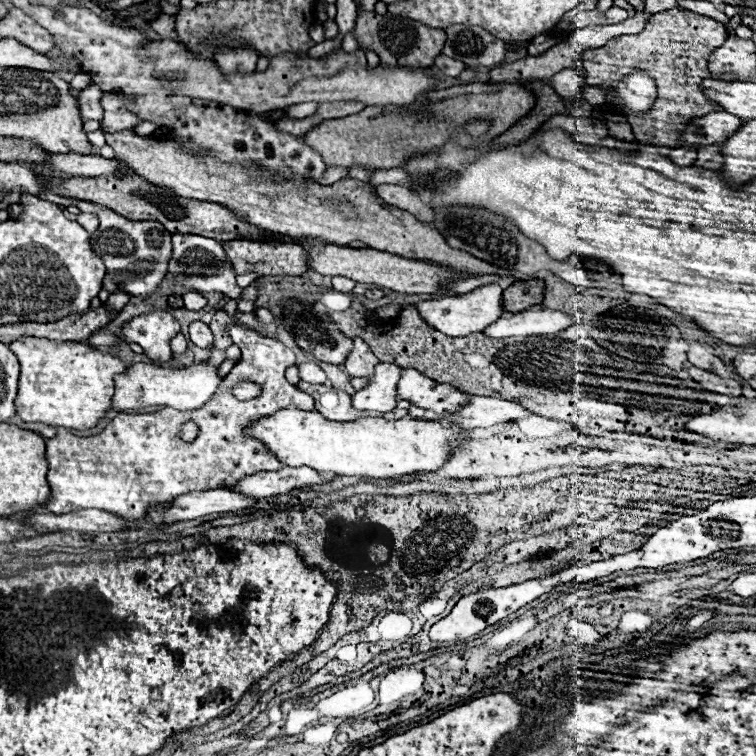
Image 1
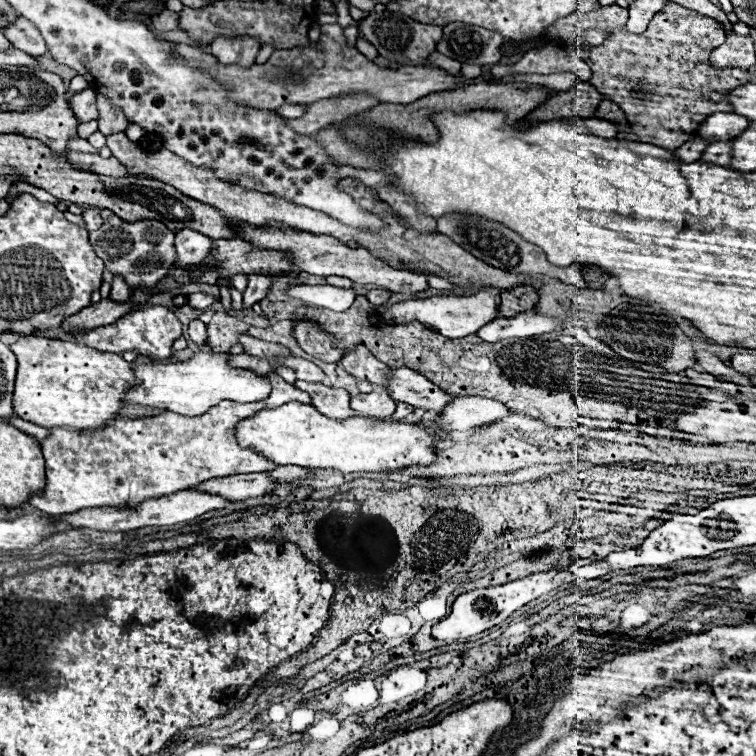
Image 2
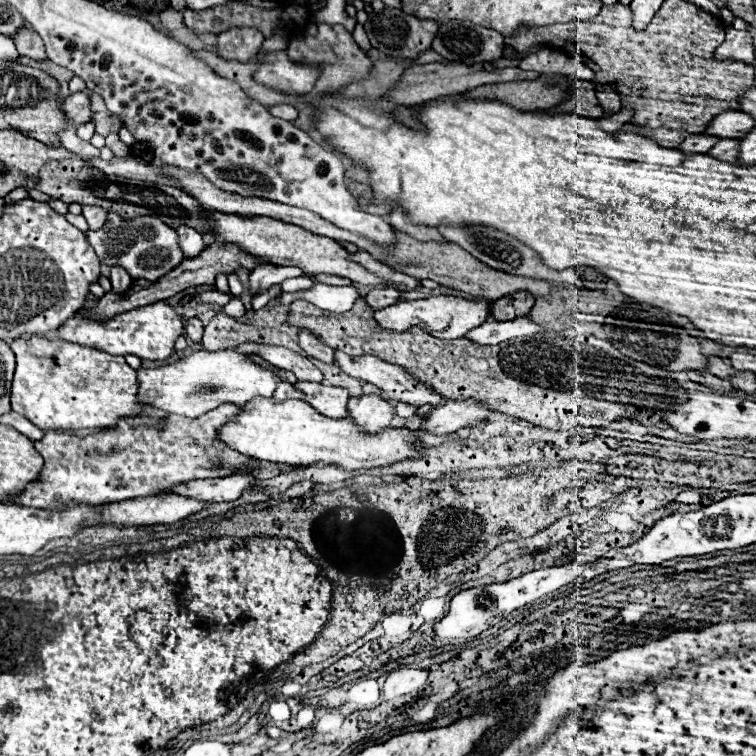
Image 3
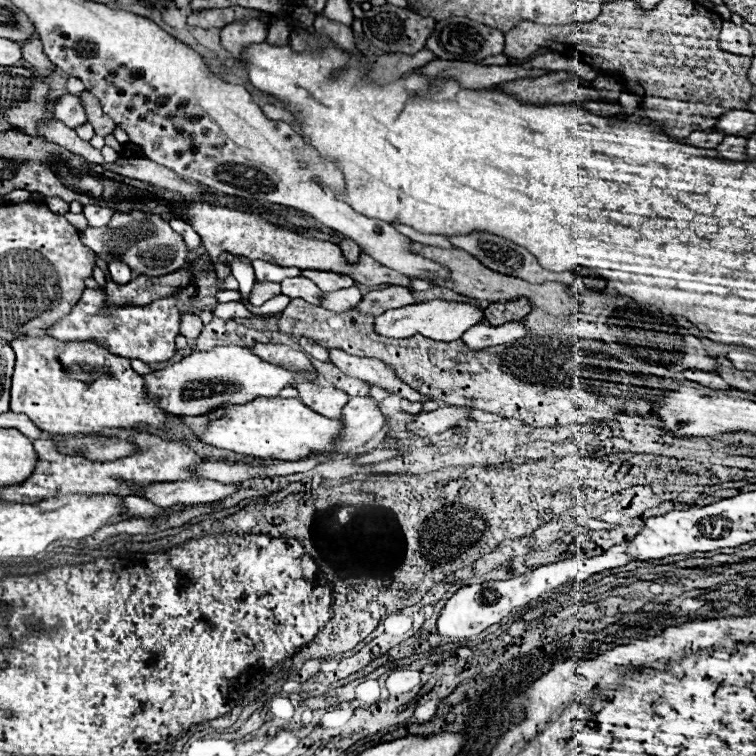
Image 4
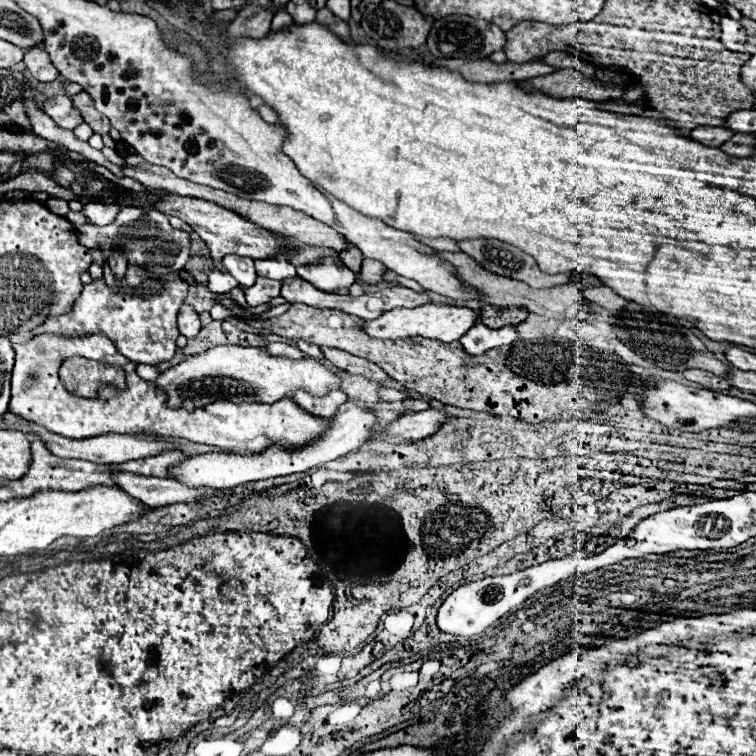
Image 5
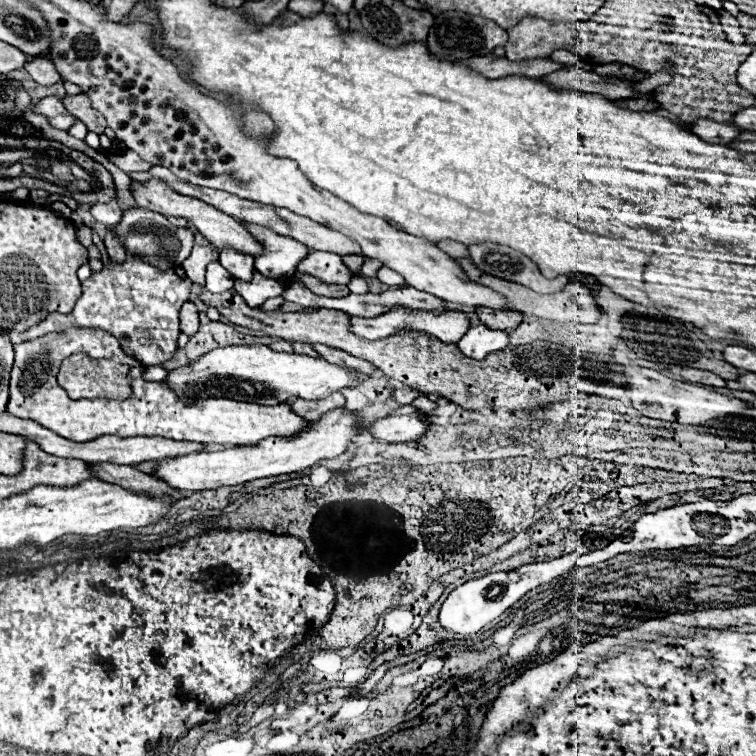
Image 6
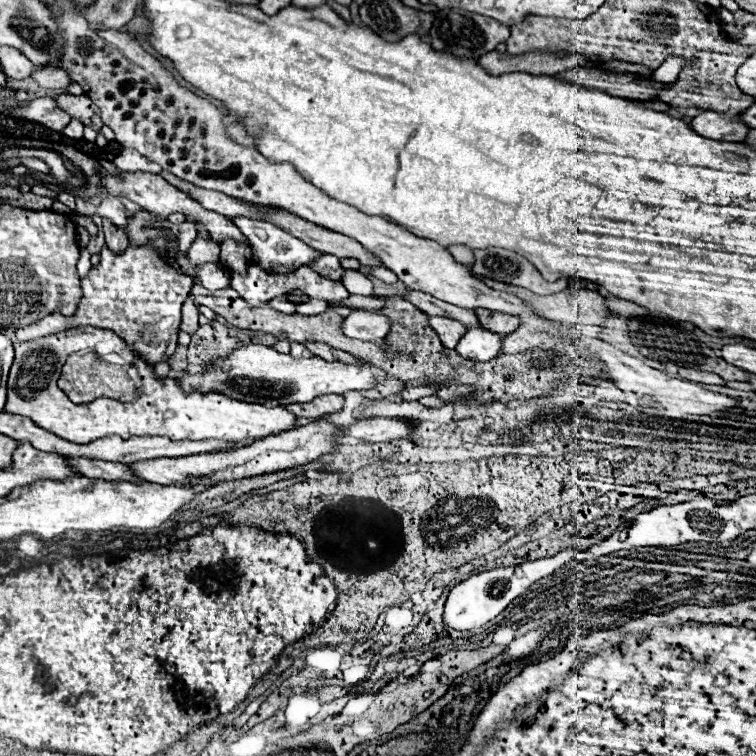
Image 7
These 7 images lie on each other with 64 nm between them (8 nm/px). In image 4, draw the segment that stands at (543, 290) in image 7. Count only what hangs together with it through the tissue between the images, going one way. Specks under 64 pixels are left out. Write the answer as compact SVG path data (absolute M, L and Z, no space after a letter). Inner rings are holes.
M470 232L470 234L460 234L460 236L448 236L448 240L470 252L474 258L478 258L484 266L488 266L490 270L494 272L500 272L500 274L506 274L506 276L516 276L516 278L522 278L522 280L528 280L532 284L542 284L542 282L562 282L562 284L572 284L576 280L574 272L566 270L566 272L550 272L550 270L542 270L536 256L530 254L526 248L518 246L518 244L512 244L510 240L502 238L502 236L494 236L490 232Z

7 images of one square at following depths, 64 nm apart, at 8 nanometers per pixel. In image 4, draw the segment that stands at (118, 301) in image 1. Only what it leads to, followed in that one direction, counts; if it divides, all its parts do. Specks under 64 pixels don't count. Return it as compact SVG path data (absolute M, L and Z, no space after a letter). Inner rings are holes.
M110 262L108 270L110 270L110 276L116 284L128 284L132 280L130 268L126 268L126 264L122 264L122 262Z

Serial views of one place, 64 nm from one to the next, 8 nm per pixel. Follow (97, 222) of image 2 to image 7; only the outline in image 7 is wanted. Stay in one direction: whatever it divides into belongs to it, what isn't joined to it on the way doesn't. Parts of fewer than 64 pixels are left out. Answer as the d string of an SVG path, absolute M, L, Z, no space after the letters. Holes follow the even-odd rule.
M108 196L106 200L102 200L102 204L96 208L96 214L116 226L126 226L126 220L130 218L130 212L124 208L118 196Z

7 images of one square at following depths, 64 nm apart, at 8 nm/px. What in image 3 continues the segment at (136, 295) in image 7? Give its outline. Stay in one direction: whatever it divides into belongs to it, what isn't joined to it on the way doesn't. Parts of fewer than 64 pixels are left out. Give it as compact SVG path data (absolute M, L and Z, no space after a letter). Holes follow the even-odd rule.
M88 294L86 304L78 314L74 314L70 320L66 320L58 328L58 336L66 342L76 342L82 346L92 346L102 352L108 352L112 356L126 356L126 354L136 354L138 358L144 360L166 360L174 352L174 342L178 336L182 336L184 328L180 322L180 316L166 304L166 302L156 302L148 304L142 308L134 308L130 312L124 312L108 322L94 322L88 320L86 310L96 304L96 298Z

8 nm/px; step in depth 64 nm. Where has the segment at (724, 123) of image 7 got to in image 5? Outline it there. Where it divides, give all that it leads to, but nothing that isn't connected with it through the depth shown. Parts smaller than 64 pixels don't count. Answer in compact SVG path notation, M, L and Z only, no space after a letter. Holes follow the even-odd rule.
M698 126L690 132L692 140L698 140L706 146L722 146L728 138L732 138L734 132L724 126Z

